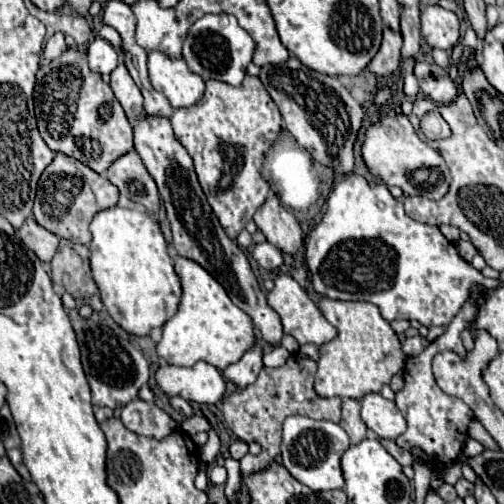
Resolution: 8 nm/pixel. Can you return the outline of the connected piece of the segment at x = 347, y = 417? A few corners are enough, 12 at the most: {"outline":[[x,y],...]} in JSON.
{"outline":[[343,399],[343,417],[339,425],[359,443],[367,427],[359,415],[355,399]]}

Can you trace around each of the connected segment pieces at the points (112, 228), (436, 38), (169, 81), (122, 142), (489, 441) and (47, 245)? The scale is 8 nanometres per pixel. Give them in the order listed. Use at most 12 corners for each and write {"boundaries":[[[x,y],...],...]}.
{"boundaries":[[[111,207],[93,217],[93,279],[137,337],[183,291],[159,223]],[[439,5],[423,7],[421,33],[429,47],[459,41],[459,17]],[[149,53],[149,79],[177,107],[203,97],[185,59]],[[81,49],[37,71],[35,117],[53,151],[99,175],[133,129]],[[479,421],[469,423],[469,437],[485,449],[499,449]],[[27,219],[21,241],[43,263],[51,263],[59,239]]]}

